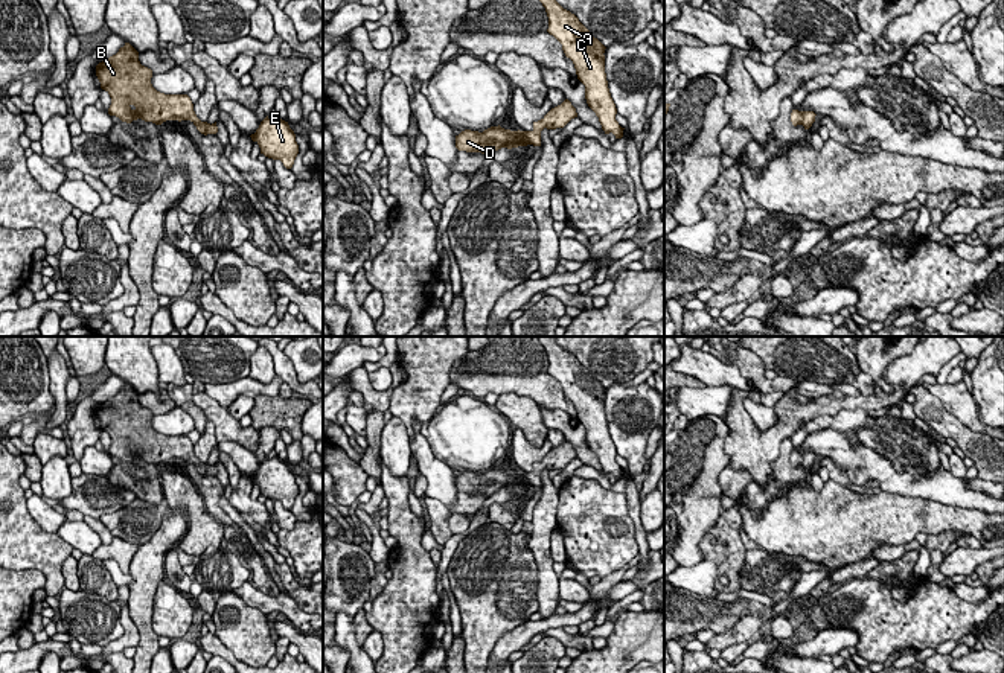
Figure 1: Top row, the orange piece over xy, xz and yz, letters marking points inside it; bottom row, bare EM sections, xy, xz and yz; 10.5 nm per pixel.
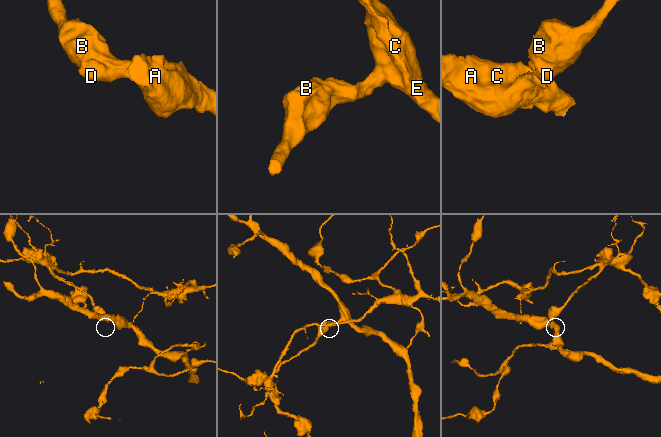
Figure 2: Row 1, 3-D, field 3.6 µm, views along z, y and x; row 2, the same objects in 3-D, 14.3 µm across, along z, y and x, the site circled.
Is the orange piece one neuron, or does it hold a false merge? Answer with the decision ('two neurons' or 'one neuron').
two neurons

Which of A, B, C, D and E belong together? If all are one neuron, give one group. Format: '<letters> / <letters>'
A C E / B D

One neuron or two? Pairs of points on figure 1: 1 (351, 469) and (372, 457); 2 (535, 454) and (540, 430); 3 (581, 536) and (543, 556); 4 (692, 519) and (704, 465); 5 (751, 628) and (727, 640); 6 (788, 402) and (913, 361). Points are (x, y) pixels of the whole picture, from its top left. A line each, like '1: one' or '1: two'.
1: two
2: two
3: two
4: one
5: one
6: one

